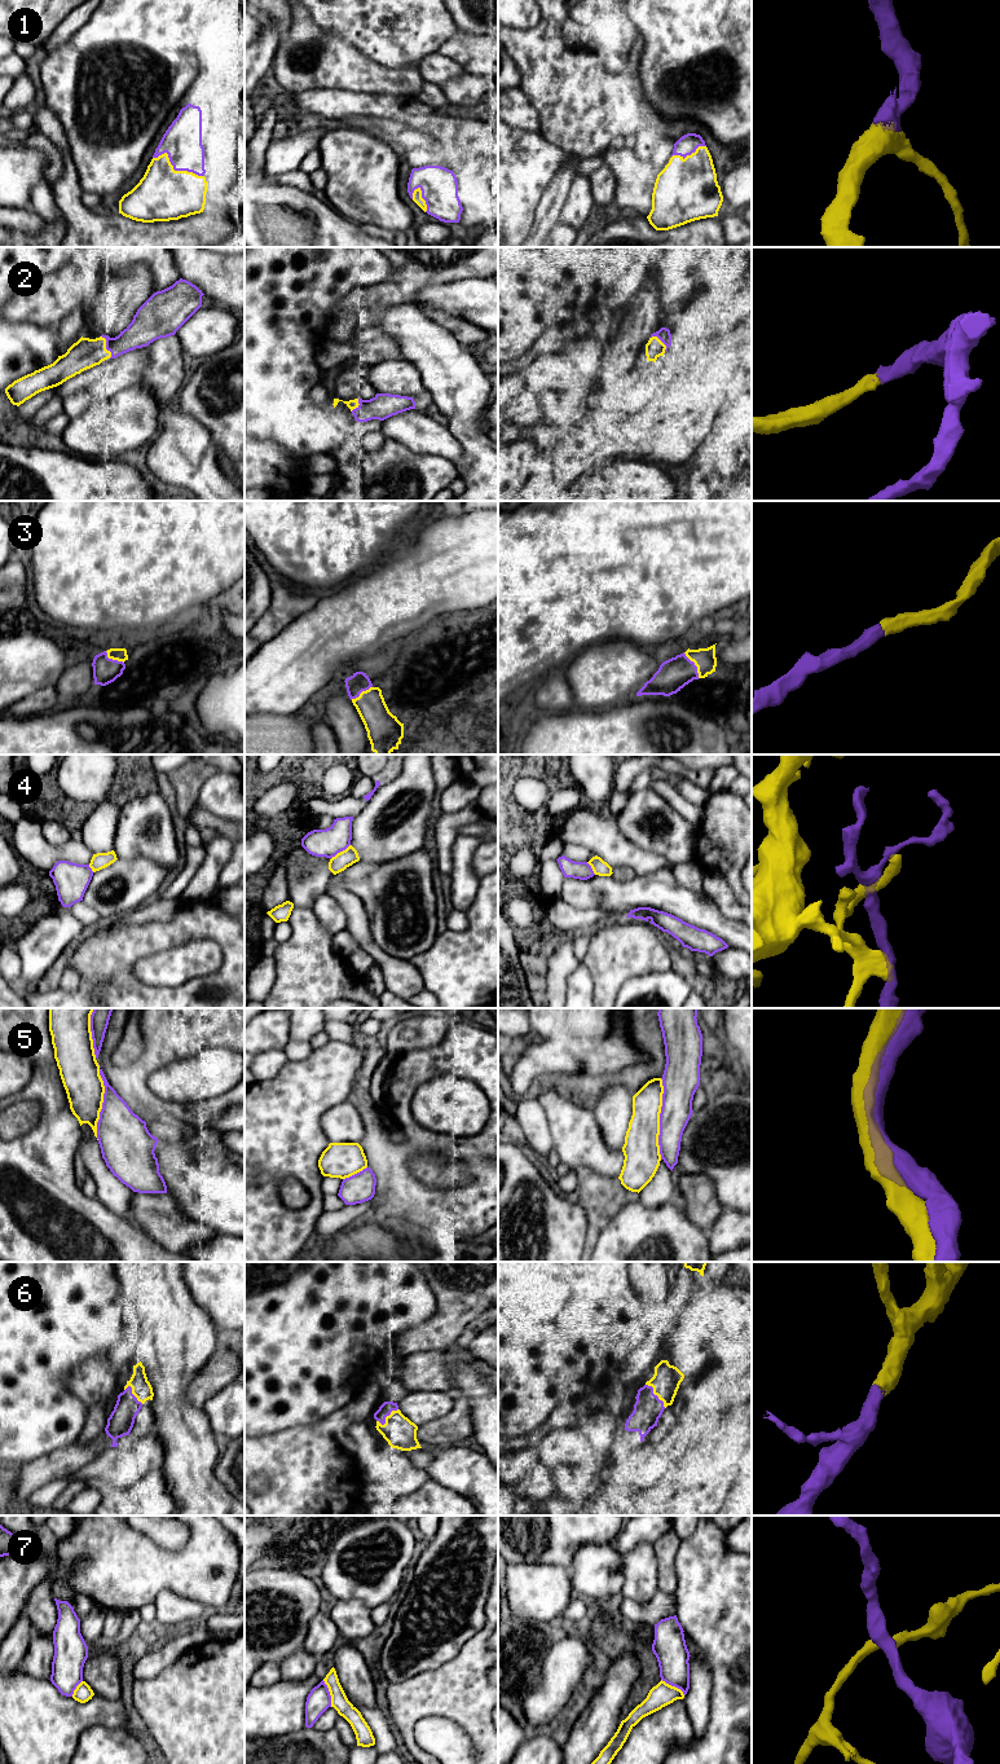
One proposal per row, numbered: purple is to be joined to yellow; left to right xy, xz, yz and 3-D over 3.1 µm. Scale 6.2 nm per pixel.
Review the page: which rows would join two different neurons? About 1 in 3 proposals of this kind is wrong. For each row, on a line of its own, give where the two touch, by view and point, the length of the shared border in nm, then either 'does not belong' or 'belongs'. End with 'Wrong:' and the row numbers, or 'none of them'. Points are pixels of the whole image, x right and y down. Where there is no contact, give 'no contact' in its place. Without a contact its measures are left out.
1: meets yellow in xy at (173, 170); contact 340 nm long; belongs
2: meets yellow in xy at (105, 347); contact 160 nm long; belongs
3: meets yellow in yz at (695, 664); contact 190 nm long; belongs
4: meets yellow in xz at (340, 852); contact 150 nm long; does not belong
5: meets yellow in yz at (659, 1118); contact 500 nm long; belongs
6: meets yellow in yz at (655, 1394); contact 200 nm long; belongs
7: meets yellow in xz at (330, 1693); contact 180 nm long; does not belong
Wrong: 4, 7

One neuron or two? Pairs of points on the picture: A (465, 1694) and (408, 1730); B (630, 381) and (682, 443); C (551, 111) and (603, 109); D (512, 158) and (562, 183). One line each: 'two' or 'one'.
A: one
B: two
C: one
D: two

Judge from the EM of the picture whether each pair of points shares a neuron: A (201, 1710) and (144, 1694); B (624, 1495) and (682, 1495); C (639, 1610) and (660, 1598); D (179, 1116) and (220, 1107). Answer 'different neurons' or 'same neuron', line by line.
A: same neuron
B: same neuron
C: same neuron
D: same neuron

